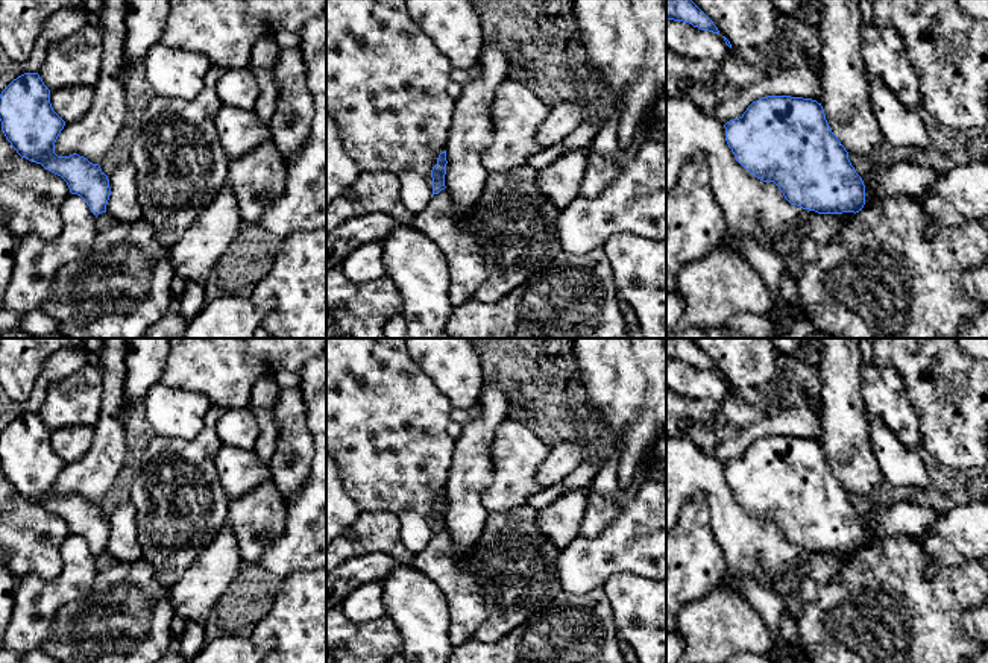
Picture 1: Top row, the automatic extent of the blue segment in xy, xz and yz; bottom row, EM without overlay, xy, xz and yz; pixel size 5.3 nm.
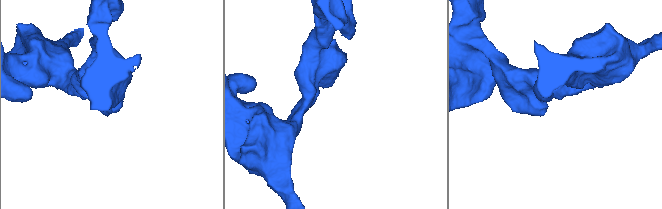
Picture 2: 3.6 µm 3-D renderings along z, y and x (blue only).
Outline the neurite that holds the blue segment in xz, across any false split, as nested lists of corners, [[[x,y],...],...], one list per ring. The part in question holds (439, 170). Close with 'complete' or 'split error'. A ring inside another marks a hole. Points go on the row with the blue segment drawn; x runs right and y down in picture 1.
[[[446,150],[442,152],[437,158],[437,164],[431,170],[433,178],[433,196],[439,194],[442,190],[445,190],[445,174],[446,174]]]; complete

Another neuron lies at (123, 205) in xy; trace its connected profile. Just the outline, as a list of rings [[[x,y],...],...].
[[[131,161],[120,164],[109,176],[111,196],[106,212],[118,222],[134,223],[143,218],[138,196],[137,170]]]

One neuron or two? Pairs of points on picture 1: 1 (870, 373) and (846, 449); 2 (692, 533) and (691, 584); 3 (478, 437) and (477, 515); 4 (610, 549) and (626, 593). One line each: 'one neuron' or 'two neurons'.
1: two neurons
2: one neuron
3: one neuron
4: two neurons

